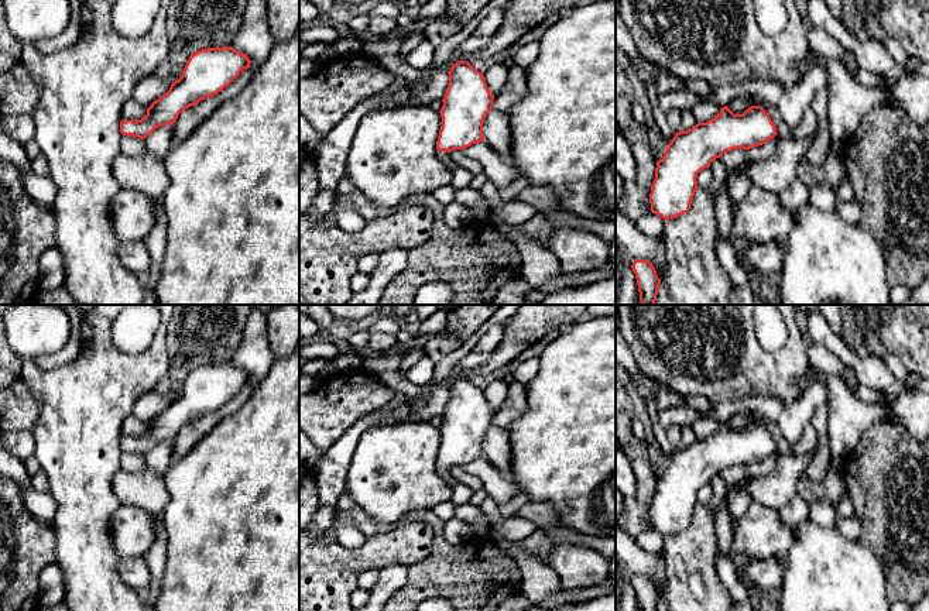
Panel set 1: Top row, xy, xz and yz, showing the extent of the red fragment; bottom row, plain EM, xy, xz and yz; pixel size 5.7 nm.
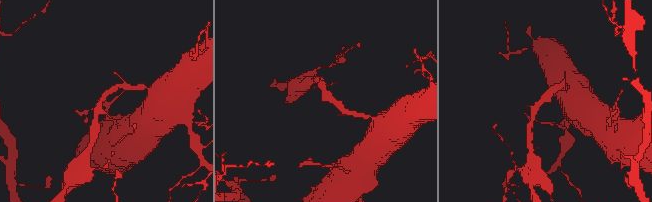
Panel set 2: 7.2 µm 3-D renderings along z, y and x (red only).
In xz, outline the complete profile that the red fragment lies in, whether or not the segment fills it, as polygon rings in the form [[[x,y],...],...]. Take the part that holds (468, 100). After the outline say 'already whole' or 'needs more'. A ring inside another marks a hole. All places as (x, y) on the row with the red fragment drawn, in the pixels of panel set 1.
[[[467,61],[456,62],[449,75],[449,86],[442,99],[442,126],[436,141],[438,158],[450,171],[459,165],[450,158],[453,150],[464,150],[484,141],[483,121],[493,109],[484,76]]]; needs more

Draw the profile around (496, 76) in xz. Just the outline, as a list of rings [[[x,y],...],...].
[[[494,65],[487,72],[483,73],[487,87],[491,95],[497,95],[503,86],[505,85],[508,75],[508,66],[505,65]]]

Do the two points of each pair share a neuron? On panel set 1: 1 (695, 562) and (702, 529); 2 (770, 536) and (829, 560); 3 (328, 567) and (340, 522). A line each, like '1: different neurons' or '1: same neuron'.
1: same neuron
2: different neurons
3: different neurons

